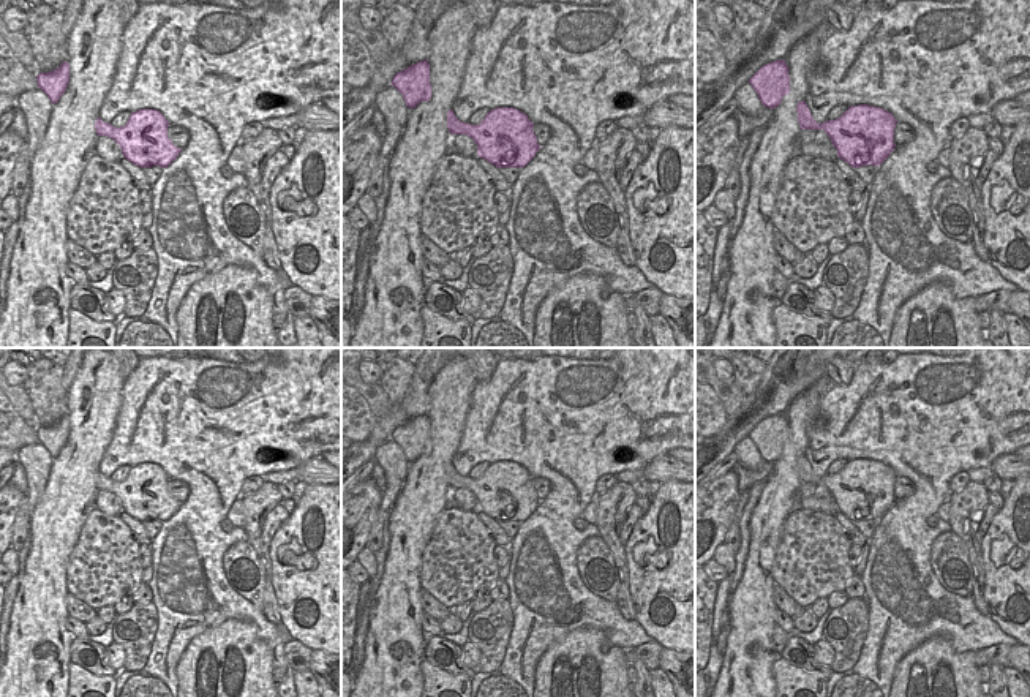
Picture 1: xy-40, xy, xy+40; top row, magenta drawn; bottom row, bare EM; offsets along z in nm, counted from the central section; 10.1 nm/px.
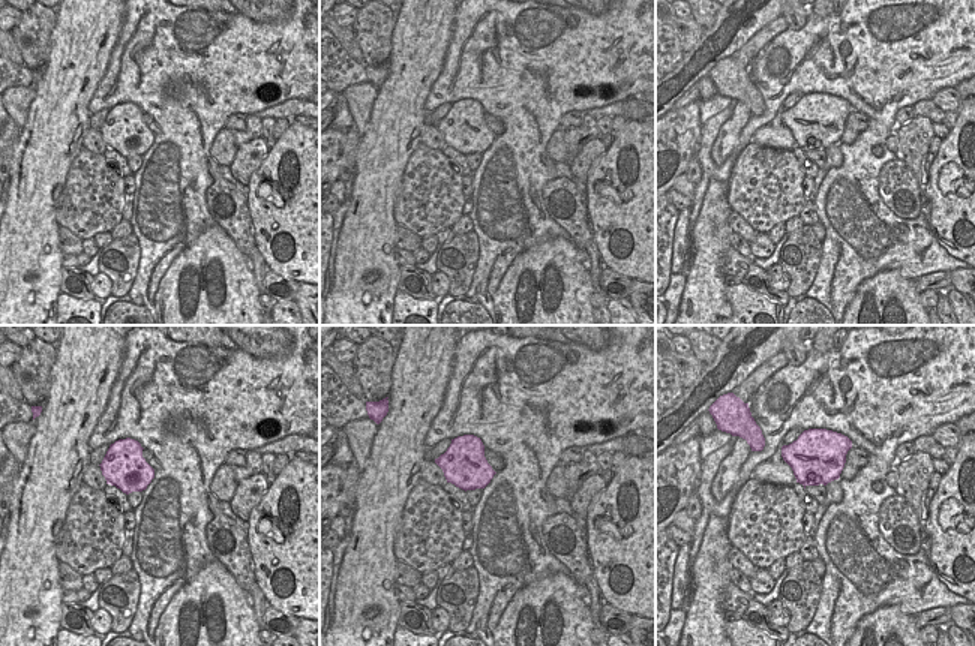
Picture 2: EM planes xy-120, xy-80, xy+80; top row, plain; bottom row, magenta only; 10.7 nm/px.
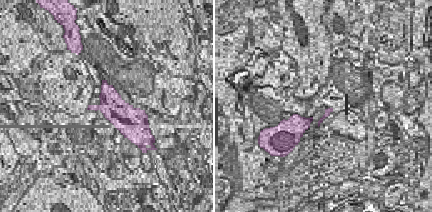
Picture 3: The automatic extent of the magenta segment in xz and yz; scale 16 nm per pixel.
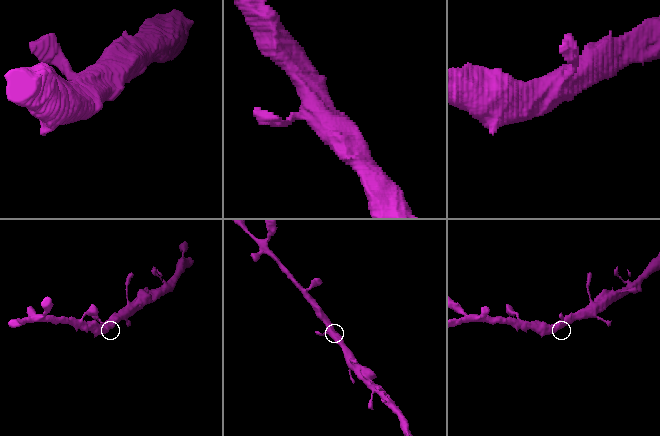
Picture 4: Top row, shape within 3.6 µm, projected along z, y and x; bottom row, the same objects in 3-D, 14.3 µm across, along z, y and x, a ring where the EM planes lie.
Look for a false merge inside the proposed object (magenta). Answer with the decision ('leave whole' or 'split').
leave whole

